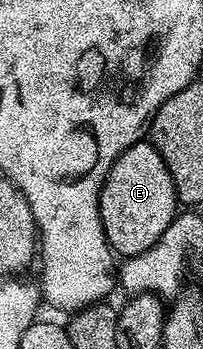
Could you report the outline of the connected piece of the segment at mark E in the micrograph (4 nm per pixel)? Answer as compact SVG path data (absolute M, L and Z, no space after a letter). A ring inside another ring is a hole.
M151 141L135 142L110 168L100 190L100 215L108 245L117 255L133 258L160 241L178 213L174 180Z

